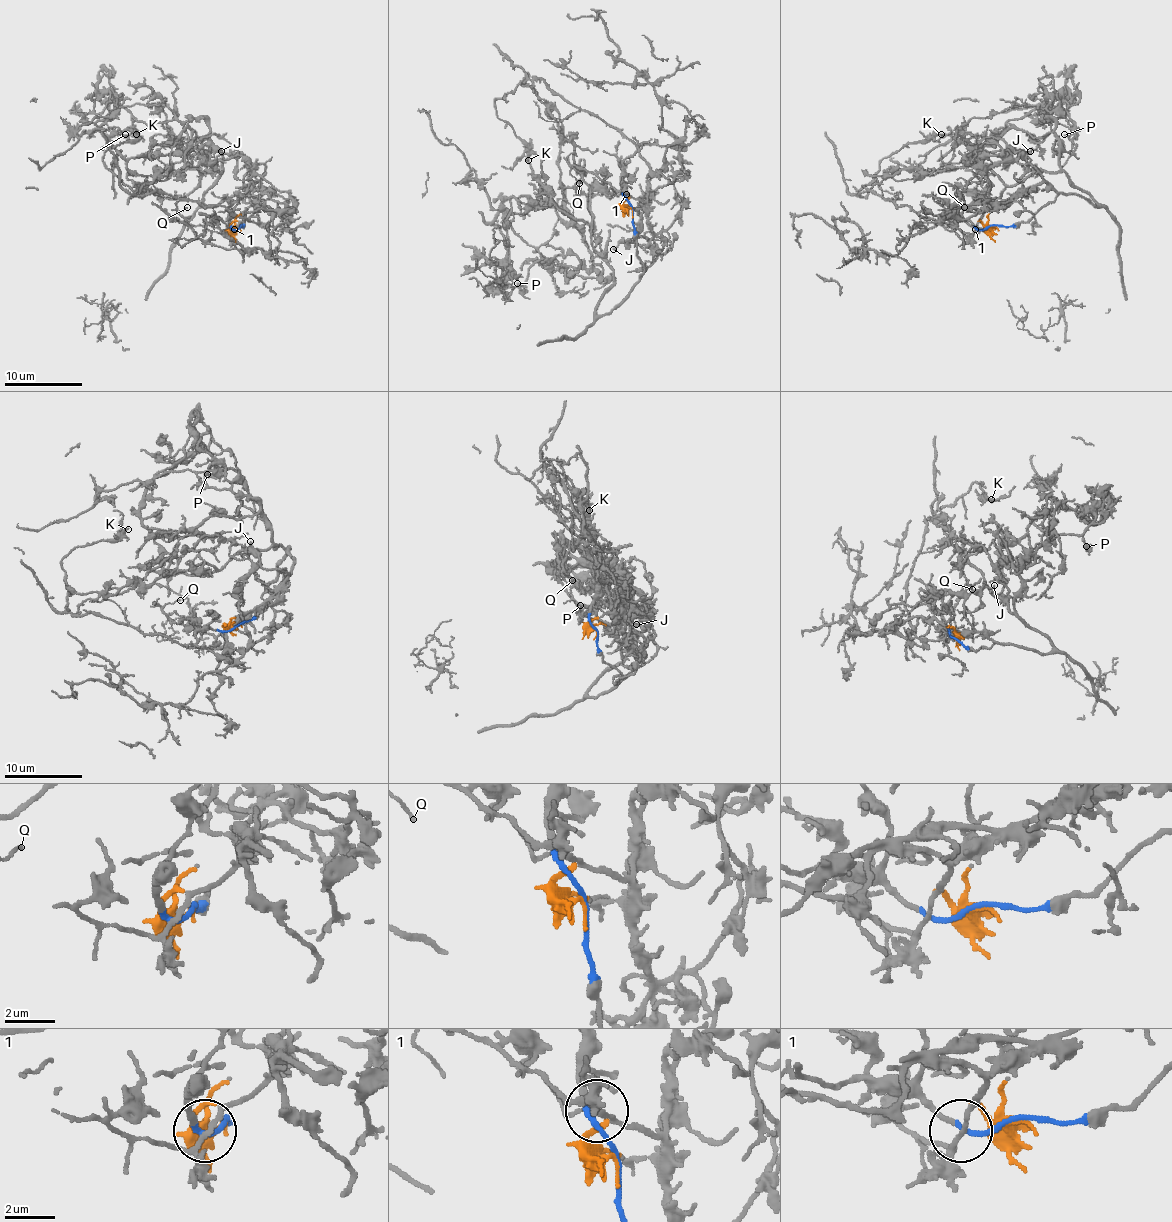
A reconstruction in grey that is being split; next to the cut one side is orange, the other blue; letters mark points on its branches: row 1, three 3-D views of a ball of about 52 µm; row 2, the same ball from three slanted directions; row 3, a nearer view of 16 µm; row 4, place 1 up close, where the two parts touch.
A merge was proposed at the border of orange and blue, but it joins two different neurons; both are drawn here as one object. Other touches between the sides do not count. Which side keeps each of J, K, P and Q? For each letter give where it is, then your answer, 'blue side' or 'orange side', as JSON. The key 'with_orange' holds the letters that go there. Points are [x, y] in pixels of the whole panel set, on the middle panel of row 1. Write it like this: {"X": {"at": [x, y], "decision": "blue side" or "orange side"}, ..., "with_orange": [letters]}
{"J": {"at": [613, 249], "decision": "blue side"}, "K": {"at": [528, 160], "decision": "orange side"}, "P": {"at": [517, 283], "decision": "blue side"}, "Q": {"at": [579, 183], "decision": "orange side"}, "with_orange": ["K", "Q"]}

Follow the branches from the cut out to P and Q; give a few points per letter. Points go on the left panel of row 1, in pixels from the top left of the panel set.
P: (240, 226), (252, 203), (246, 193), (206, 205), (221, 150), (202, 118), (148, 123), (134, 118), (124, 135)
Q: (240, 226), (235, 228), (231, 224), (235, 220), (239, 224), (229, 234), (210, 232), (179, 212), (186, 207)

